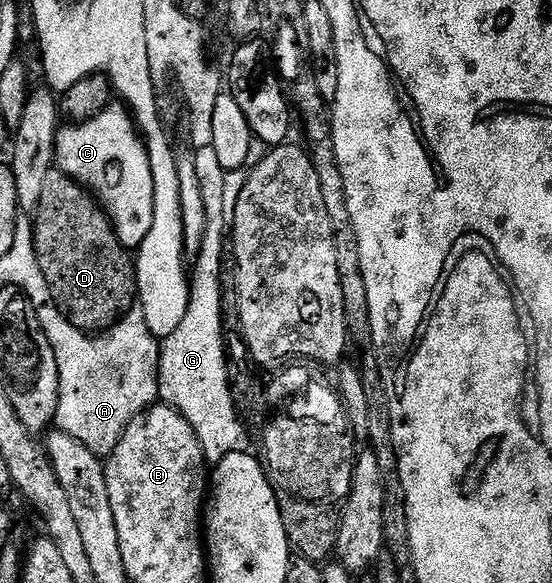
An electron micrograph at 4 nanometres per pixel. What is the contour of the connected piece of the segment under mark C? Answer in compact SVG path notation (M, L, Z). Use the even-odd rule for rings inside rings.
M112 102L86 121L65 123L56 133L55 167L96 197L124 248L139 249L154 224L154 174L150 174L148 147L123 103Z

